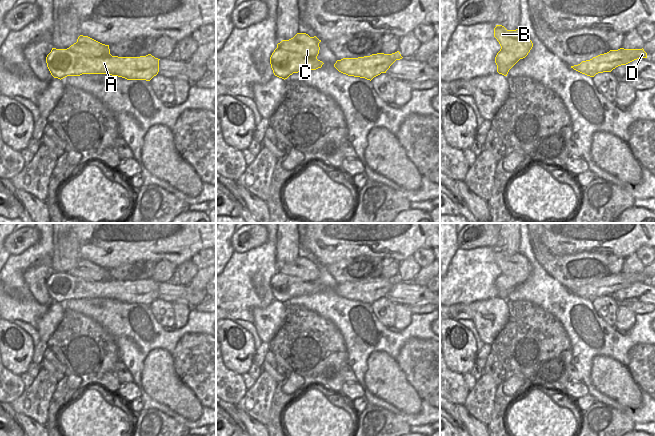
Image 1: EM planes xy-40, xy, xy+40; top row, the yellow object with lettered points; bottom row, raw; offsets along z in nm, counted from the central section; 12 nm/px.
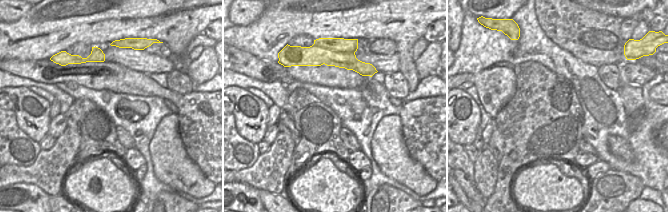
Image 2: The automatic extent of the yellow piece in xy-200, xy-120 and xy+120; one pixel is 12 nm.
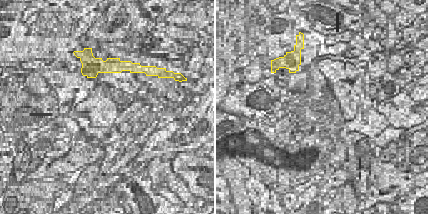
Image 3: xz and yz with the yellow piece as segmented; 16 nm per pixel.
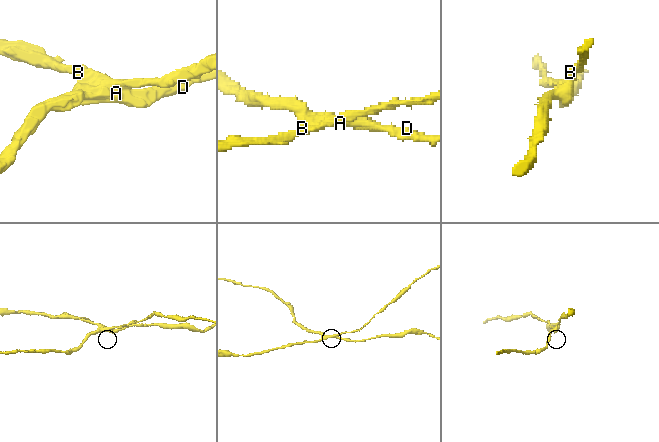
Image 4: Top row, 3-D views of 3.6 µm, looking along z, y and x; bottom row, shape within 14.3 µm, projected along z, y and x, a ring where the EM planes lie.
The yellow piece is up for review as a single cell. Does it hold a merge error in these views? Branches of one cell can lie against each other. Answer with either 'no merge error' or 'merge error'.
merge error

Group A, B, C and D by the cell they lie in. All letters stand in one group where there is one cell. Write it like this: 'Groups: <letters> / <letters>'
Groups: A B D / C.

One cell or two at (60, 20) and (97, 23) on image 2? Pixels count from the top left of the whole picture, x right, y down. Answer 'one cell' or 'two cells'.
one cell

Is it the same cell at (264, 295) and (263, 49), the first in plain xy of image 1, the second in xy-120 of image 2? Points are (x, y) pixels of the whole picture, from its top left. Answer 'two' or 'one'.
one

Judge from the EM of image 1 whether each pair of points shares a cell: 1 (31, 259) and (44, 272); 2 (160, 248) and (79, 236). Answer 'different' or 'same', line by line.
1: different
2: same

